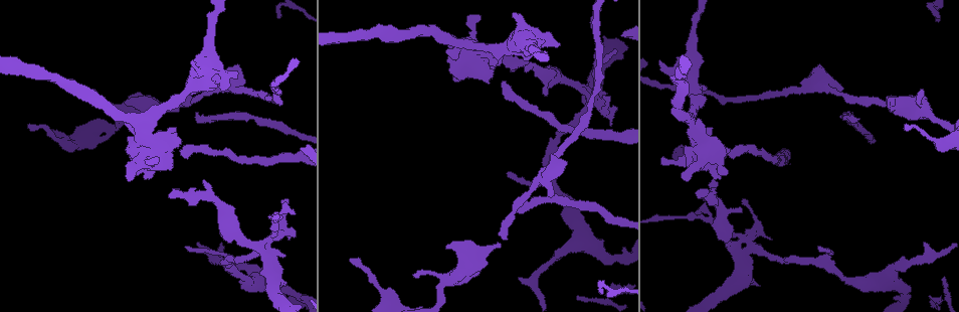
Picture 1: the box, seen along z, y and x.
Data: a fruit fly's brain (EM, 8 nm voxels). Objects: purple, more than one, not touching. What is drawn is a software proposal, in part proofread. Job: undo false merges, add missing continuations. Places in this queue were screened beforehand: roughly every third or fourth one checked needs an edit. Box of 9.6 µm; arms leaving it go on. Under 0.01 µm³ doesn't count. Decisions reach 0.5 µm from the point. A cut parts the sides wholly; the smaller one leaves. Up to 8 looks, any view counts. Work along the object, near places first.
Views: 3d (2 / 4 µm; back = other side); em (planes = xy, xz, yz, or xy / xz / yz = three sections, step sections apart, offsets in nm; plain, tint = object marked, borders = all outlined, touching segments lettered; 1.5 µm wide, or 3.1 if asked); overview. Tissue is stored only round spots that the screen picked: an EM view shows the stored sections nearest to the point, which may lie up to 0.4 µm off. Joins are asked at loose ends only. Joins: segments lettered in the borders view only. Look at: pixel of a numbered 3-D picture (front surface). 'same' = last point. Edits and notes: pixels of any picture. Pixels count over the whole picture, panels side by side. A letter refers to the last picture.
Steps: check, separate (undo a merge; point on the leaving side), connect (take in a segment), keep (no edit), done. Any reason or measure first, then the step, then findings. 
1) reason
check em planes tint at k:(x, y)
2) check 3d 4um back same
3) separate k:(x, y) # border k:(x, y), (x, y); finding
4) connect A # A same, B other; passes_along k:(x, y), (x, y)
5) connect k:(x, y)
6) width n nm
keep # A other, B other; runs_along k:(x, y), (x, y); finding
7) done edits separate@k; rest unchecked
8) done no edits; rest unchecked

an open end
check 3d 4um at 1:(944, 278)

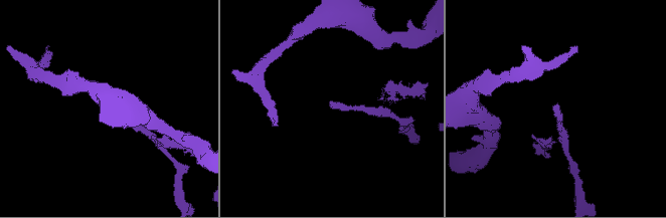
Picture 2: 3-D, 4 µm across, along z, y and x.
shape alone is not enough
check em planes borders at 2:(332, 104)

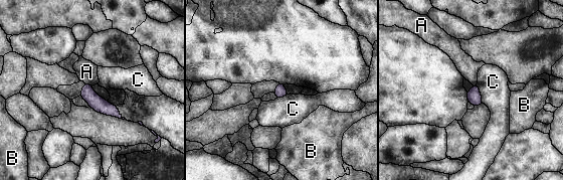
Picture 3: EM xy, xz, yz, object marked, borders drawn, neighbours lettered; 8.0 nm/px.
width 90 nm
keep # A other, B other, C other; runs_along 3:(85, 86), (102, 106), (118, 115); no lettered segment goes on from it

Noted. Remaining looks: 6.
thick end
check 3d 4um at 1:(557, 173)

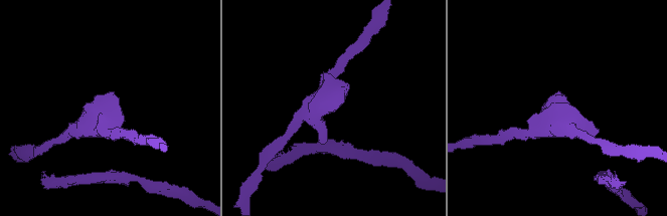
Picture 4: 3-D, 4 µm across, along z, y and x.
shape alone is not enough
check em planes borders at 4:(337, 105)

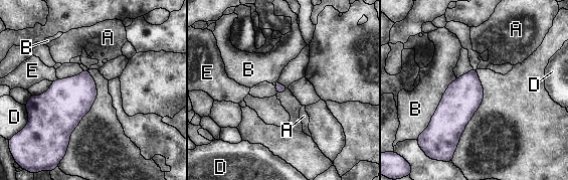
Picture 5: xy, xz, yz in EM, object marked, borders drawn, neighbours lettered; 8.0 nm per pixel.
keep # A other, B other, D other, E other; border 5:(456, 78), (420, 133); no lettered segment goes on from it

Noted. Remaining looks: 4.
thick turns thin
check 3d 4um at 1:(241, 238)

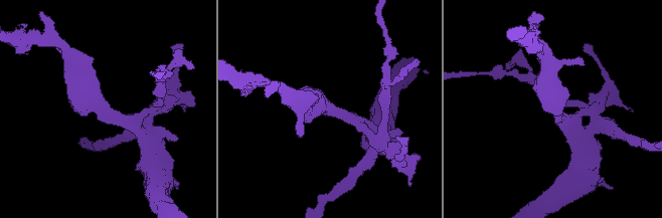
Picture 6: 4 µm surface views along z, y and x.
arm_widths 220, 460 nm; need the tissue
check em xy step 8 tint at 6:(331, 109)

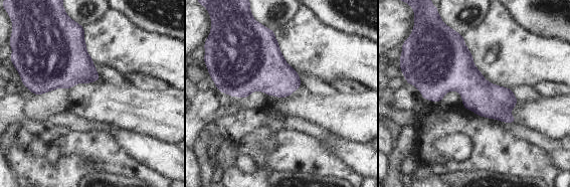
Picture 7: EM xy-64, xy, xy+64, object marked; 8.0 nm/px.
check em xy step 8 borders same

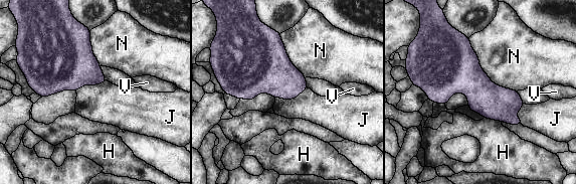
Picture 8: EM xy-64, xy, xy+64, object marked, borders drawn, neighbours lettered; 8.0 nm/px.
keep # H other, J other, N other, V other; border 8:(307, 87), (292, 99), (275, 99); continuous, no second neuron

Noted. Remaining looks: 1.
done no edits; rest unchecked

